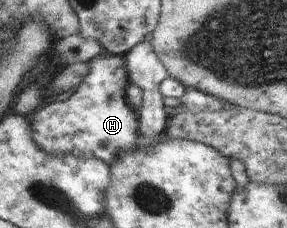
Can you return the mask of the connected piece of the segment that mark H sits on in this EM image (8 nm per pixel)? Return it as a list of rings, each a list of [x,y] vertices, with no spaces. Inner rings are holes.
[[[100,53],[87,64],[88,74],[66,100],[46,104],[28,120],[33,141],[45,153],[55,157],[73,154],[75,157],[97,158],[110,166],[136,150],[139,140],[138,117],[127,100],[130,80],[121,55]]]

